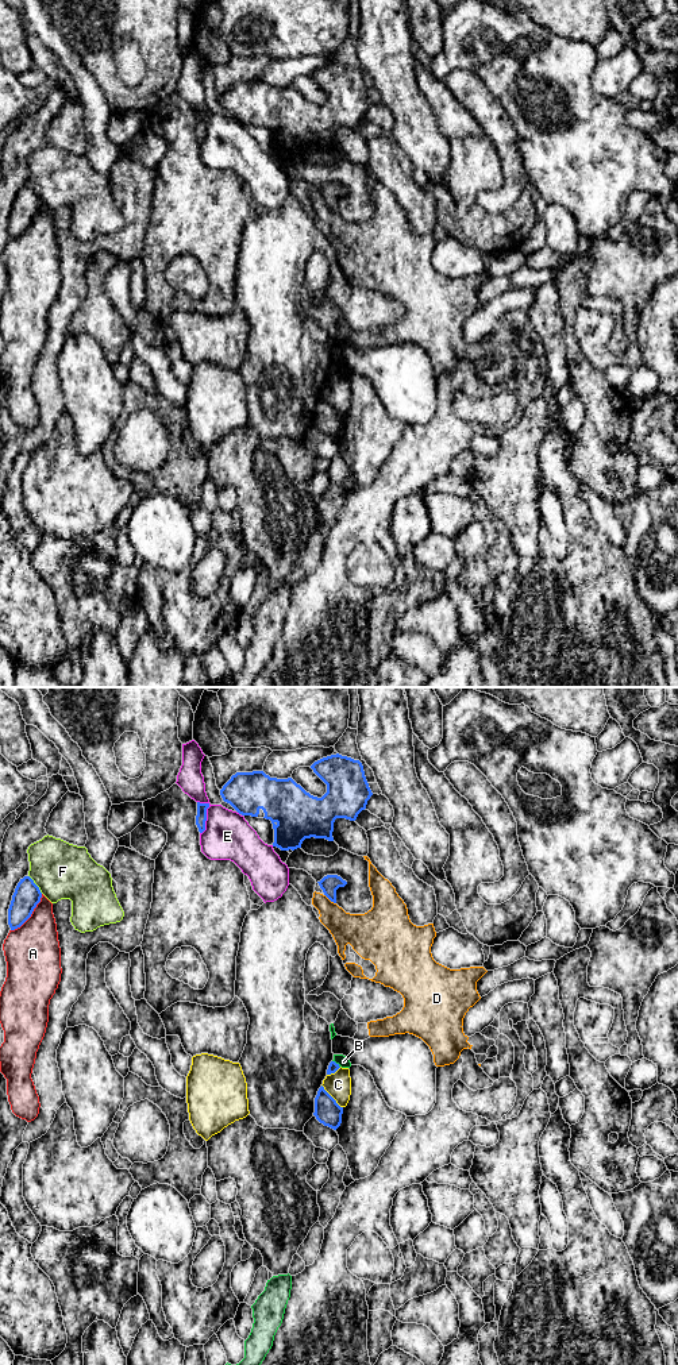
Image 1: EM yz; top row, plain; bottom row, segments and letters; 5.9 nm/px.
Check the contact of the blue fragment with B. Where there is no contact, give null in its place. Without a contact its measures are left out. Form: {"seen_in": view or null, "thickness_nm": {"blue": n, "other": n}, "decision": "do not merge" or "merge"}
{"seen_in": "yz", "thickness_nm": {"blue": 60, "other": 70}, "decision": "do not merge"}

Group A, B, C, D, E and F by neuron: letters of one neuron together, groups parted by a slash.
A / B D / C / E / F

